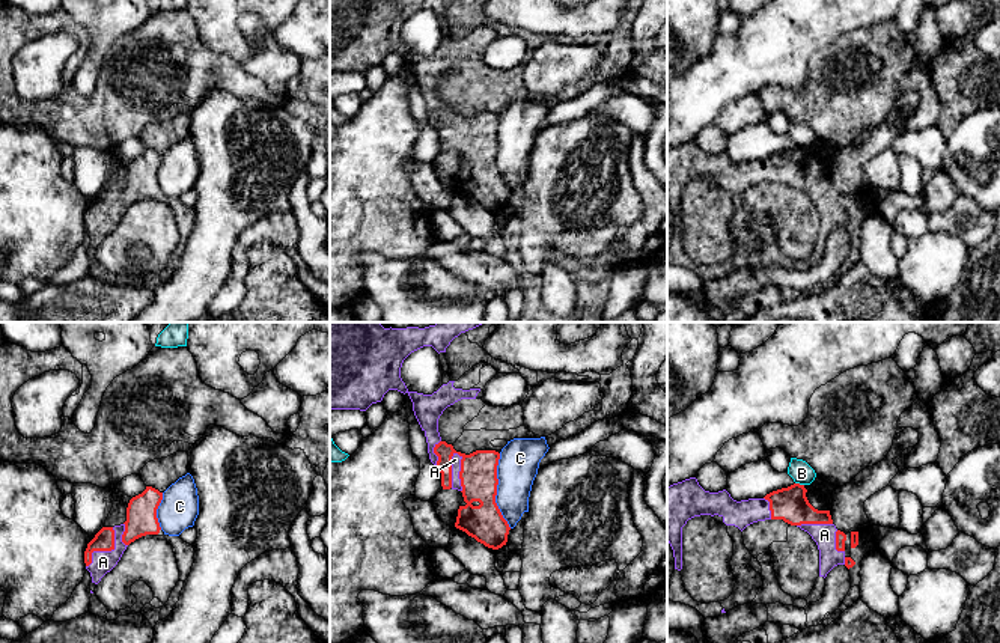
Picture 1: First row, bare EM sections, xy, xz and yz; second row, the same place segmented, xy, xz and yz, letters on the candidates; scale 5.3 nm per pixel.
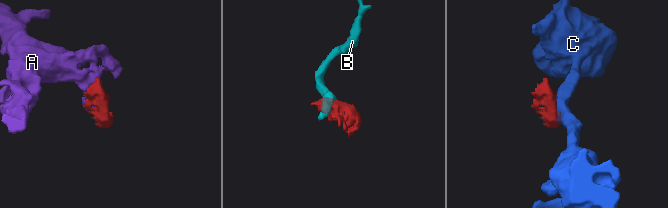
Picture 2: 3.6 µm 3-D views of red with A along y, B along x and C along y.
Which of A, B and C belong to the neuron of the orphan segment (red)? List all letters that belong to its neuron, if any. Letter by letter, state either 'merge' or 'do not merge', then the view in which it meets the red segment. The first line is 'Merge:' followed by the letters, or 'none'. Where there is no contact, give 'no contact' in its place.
Merge: A
A: merge; contact in xz
B: do not merge; contact in yz
C: do not merge; contact in xz

